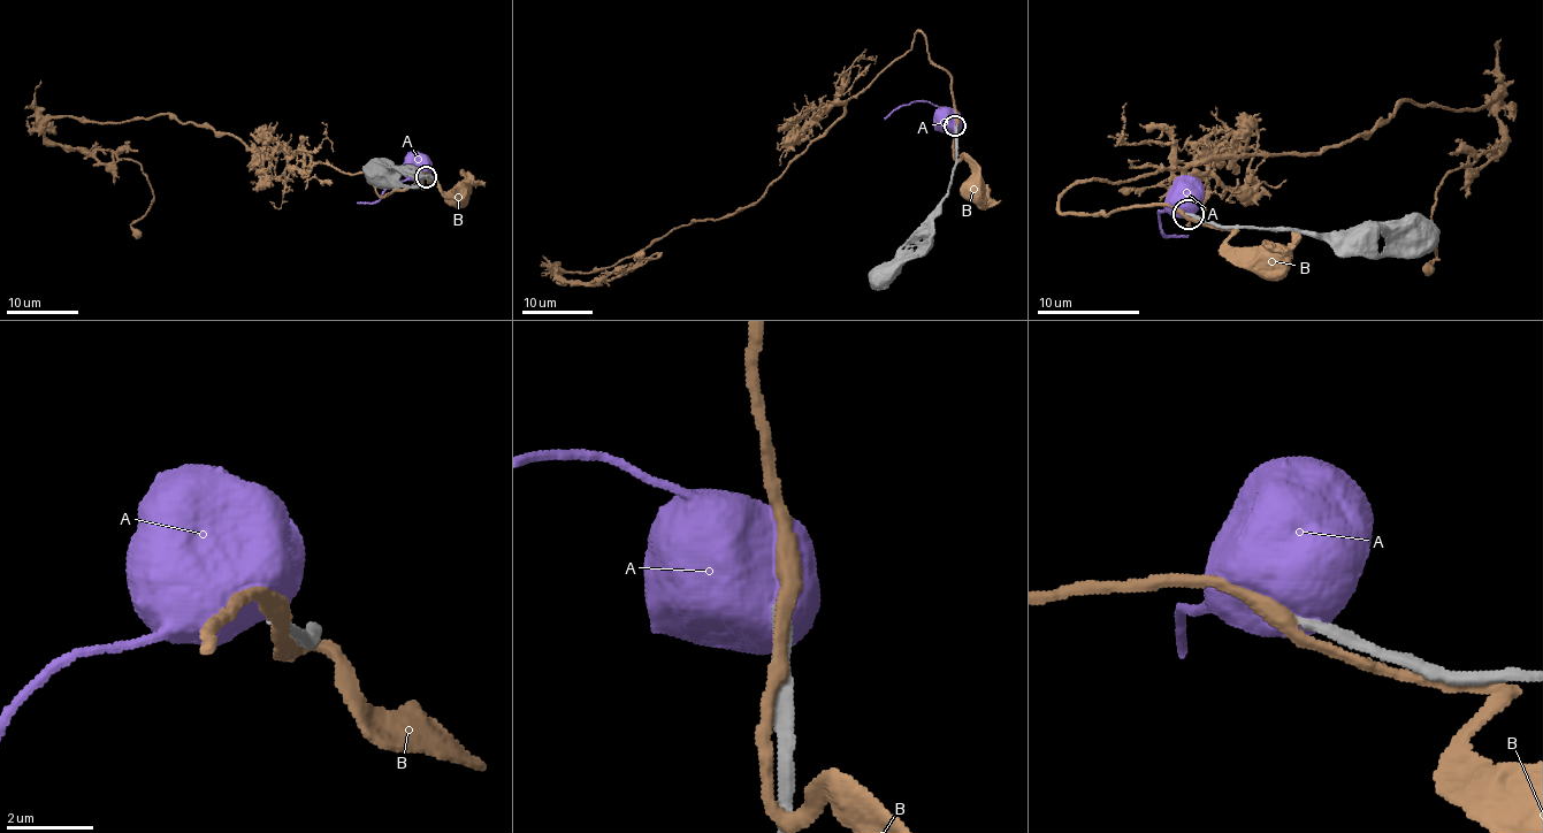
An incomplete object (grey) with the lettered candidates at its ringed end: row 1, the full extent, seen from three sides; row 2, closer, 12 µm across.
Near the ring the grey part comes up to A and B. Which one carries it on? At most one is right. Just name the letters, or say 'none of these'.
none of these

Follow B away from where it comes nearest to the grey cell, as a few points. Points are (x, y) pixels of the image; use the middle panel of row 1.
B: (956, 130), (954, 157), (964, 160), (980, 184), (975, 190)

